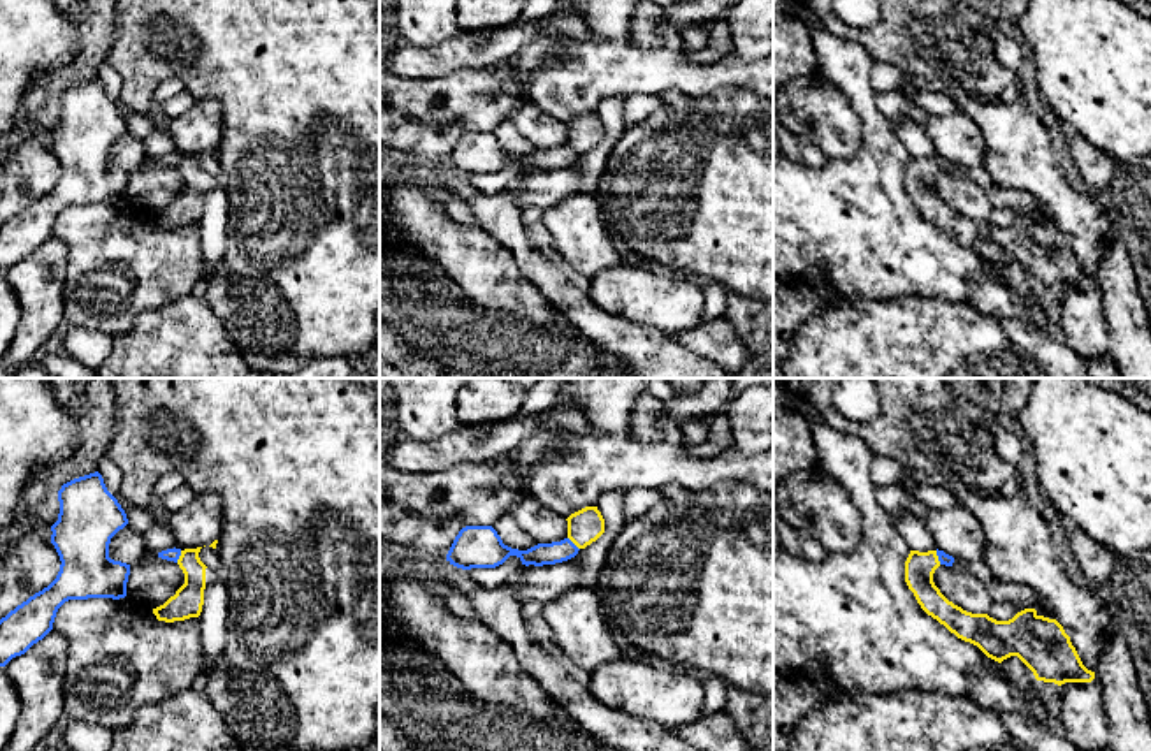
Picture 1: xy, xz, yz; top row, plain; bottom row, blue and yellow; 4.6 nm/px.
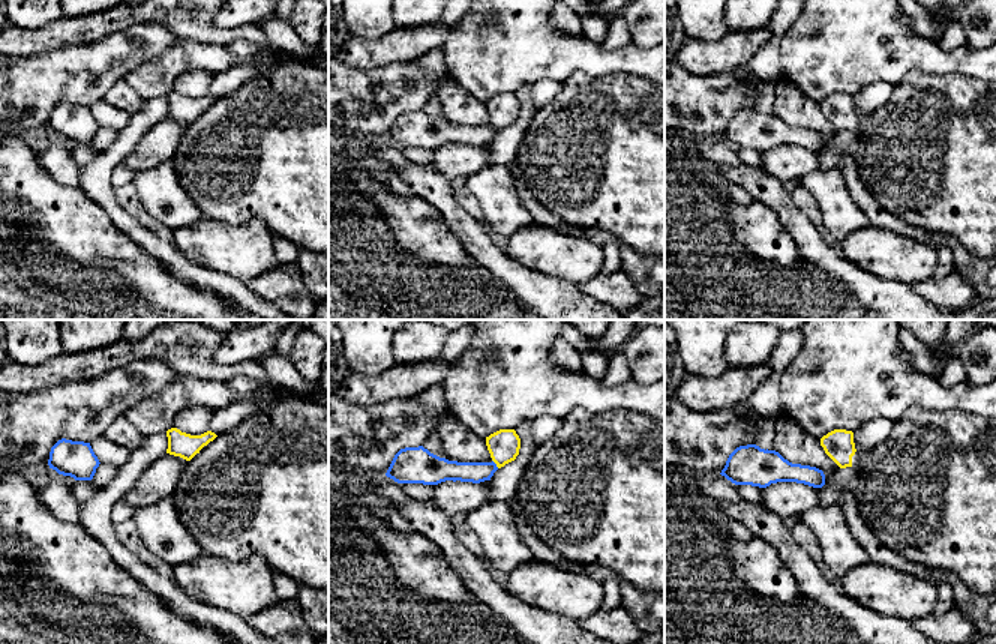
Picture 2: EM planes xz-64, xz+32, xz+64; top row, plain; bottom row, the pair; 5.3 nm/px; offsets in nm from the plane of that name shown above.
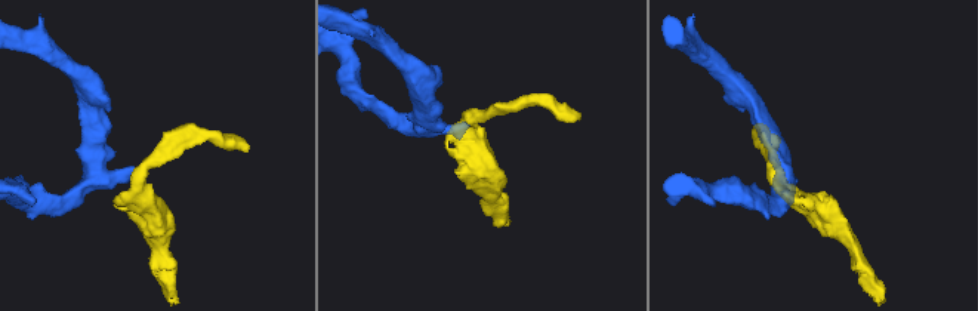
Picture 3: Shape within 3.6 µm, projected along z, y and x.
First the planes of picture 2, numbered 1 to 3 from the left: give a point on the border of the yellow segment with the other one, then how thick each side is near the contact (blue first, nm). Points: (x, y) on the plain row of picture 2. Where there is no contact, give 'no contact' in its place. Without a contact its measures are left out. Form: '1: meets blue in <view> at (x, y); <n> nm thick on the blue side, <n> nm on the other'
1: no contact
2: meets blue in xz+32 at (495, 128); 110 nm thick on the blue side, 170 nm on the other
3: no contact

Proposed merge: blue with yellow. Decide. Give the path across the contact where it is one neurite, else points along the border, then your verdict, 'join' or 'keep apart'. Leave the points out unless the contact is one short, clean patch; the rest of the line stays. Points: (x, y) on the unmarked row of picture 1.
border yz (935, 157), (941, 169); keep apart

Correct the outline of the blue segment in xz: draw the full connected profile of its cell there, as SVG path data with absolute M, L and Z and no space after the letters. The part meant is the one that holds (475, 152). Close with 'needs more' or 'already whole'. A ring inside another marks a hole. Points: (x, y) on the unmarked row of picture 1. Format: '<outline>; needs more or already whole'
M466 132L455 142L446 167L462 176L496 174L510 162L517 162L525 172L543 172L568 167L575 164L578 157L580 155L569 144L518 157L504 151L492 132Z; already whole

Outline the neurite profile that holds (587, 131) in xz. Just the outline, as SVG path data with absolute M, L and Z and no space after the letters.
M585 113L568 125L568 144L578 153L585 155L604 139L604 125L597 113Z

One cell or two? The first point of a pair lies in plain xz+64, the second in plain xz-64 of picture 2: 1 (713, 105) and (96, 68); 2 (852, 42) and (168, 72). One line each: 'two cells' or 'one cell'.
1: one cell
2: one cell

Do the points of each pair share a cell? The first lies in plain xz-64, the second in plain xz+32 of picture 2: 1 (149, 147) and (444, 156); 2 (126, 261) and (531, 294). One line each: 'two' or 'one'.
1: one
2: two

